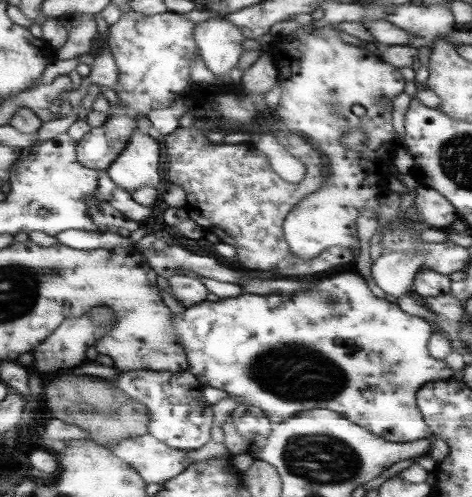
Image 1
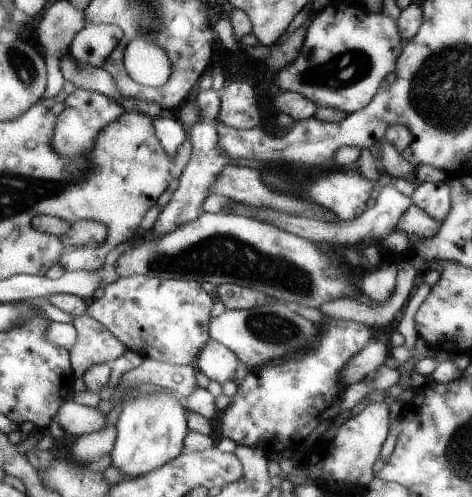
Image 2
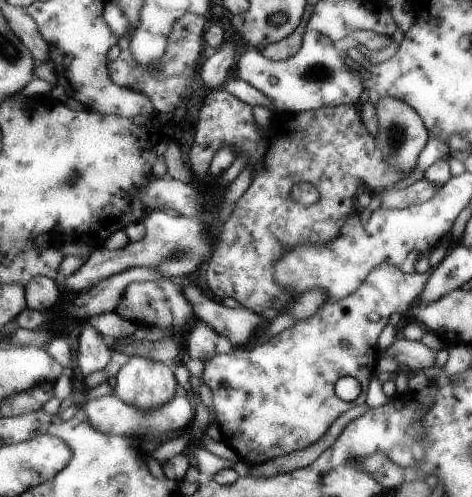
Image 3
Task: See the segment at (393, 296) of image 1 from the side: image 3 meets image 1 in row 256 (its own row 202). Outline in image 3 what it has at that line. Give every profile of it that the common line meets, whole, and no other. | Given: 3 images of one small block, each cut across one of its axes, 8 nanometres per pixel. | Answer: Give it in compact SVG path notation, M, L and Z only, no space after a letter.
M419 180L403 190L381 190L377 192L377 196L379 196L379 206L387 210L403 210L407 206L419 206L427 202L439 190L441 188L437 188L435 184L427 180Z

